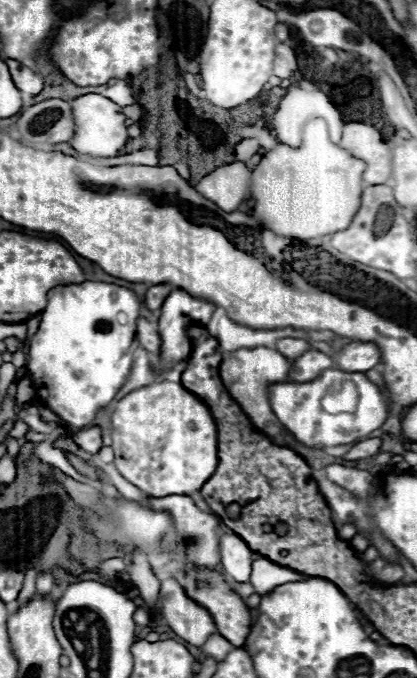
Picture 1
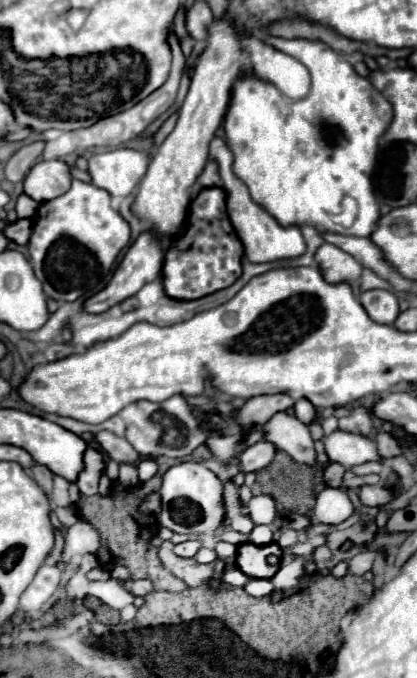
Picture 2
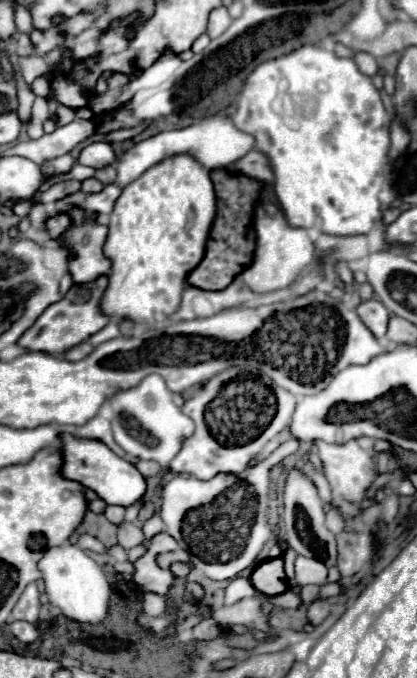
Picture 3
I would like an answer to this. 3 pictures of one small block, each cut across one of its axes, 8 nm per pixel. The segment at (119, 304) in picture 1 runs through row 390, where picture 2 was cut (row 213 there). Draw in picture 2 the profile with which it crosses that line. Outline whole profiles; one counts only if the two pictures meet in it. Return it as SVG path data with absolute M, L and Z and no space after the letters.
M72 180L72 188L38 206L34 232L28 244L30 262L48 298L72 302L102 290L112 274L112 264L130 240L130 226L112 210L110 194L94 184Z

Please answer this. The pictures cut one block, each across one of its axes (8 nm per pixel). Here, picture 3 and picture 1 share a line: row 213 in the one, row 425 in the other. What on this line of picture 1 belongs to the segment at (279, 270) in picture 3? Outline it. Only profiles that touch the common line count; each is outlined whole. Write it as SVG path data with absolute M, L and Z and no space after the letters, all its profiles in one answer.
M238 348L234 352L222 354L220 378L226 386L226 390L242 406L242 410L248 414L248 418L254 422L254 426L260 428L270 438L280 434L284 428L268 404L268 386L274 382L286 382L288 370L290 370L288 358L282 356L274 348Z

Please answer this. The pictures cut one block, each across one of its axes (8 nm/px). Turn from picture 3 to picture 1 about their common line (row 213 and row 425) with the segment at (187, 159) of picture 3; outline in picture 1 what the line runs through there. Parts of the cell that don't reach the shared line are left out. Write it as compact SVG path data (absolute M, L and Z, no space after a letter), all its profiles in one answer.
M156 382L118 400L110 436L116 468L148 496L190 496L202 488L218 464L214 418L206 404L178 382Z

